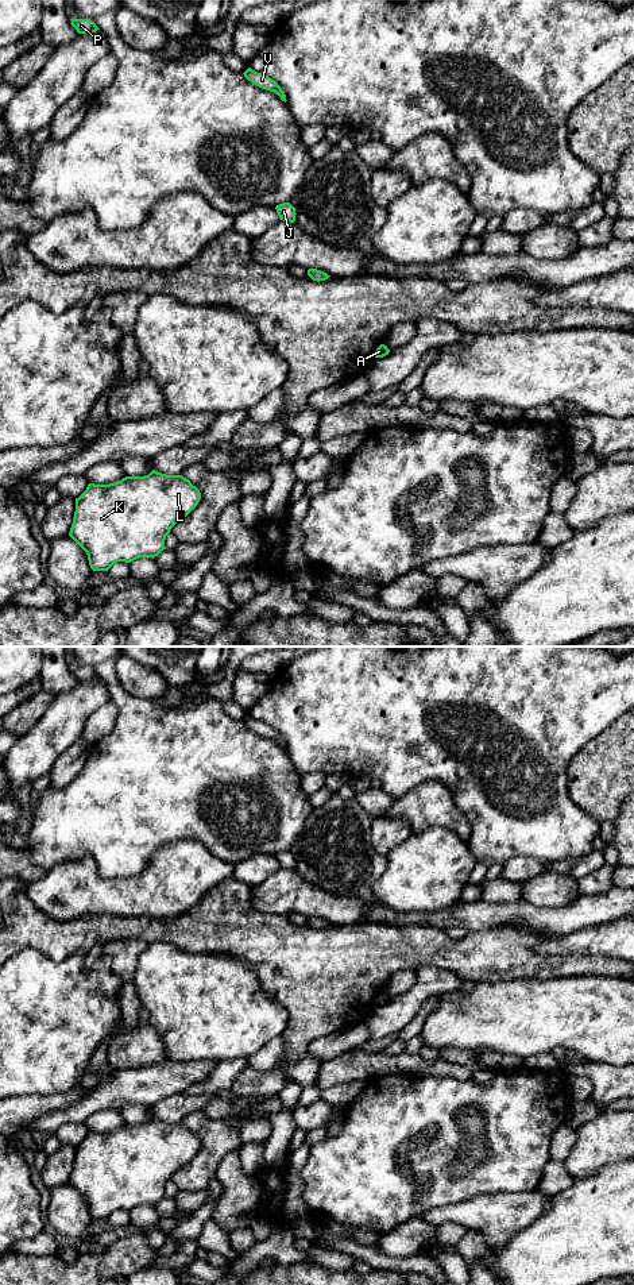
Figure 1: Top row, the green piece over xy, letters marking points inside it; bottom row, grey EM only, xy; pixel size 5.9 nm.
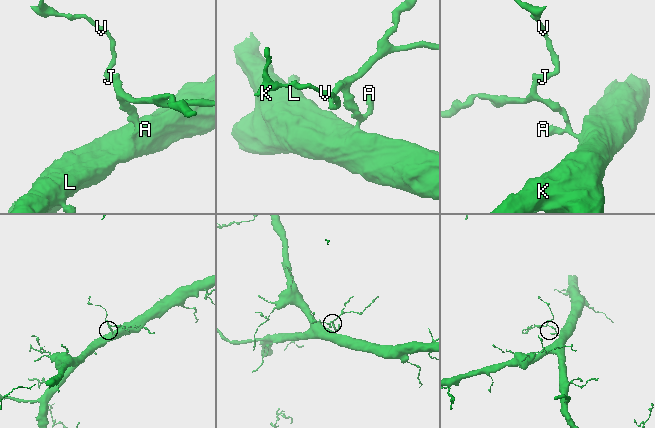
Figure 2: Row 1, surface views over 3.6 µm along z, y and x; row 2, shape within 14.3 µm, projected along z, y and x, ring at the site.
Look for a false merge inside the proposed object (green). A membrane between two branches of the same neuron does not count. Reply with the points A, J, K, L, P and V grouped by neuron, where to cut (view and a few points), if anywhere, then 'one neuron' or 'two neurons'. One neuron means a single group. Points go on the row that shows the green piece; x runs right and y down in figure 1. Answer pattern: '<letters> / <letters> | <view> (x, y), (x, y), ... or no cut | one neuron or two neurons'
A J K L P V | no cut | one neuron

